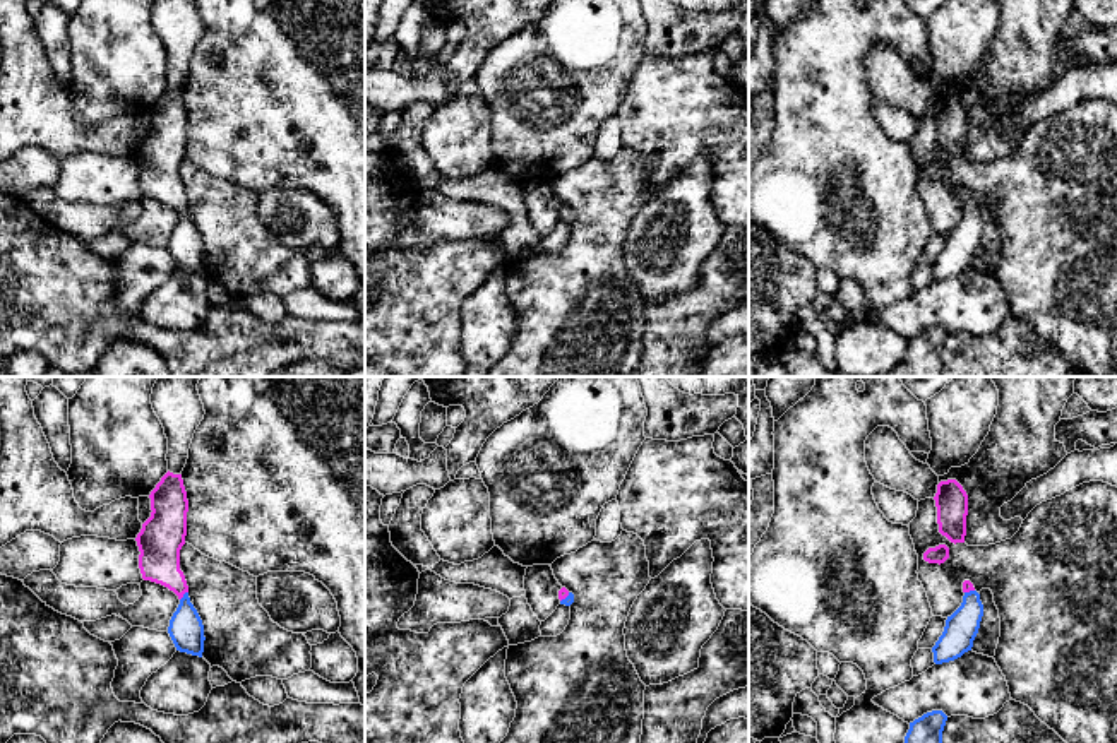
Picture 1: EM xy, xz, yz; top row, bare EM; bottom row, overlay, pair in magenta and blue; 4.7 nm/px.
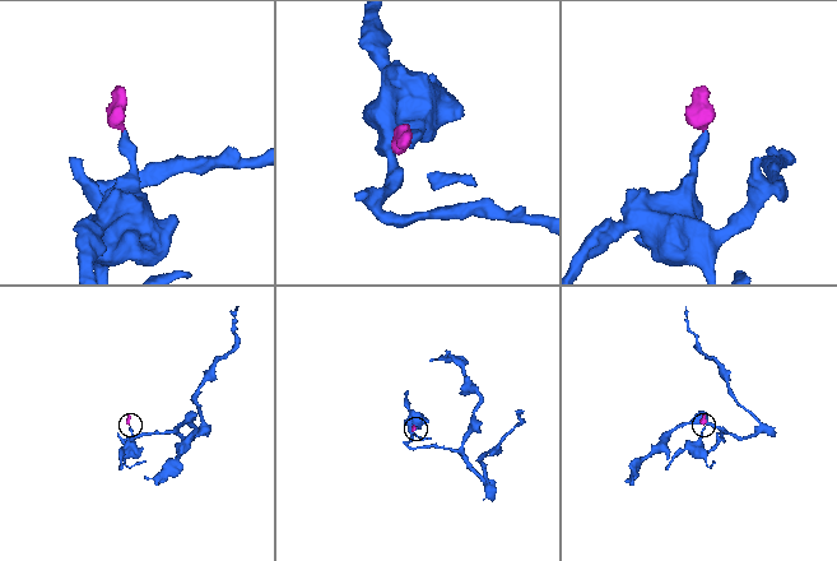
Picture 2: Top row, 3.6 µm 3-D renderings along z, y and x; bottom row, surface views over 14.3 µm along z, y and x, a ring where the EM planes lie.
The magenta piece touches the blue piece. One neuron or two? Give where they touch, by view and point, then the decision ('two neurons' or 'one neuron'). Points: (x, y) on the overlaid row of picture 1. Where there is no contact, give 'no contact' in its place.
xy (182, 596) | one neuron

